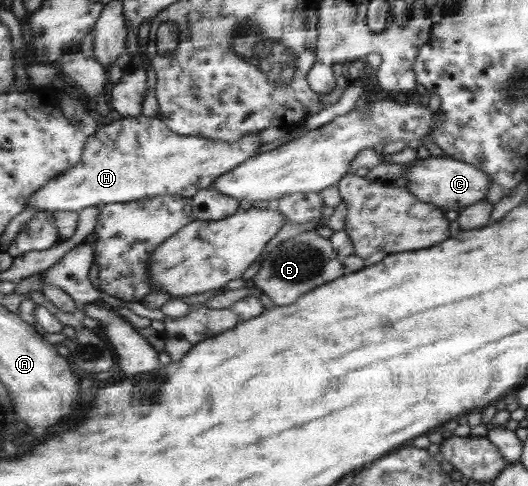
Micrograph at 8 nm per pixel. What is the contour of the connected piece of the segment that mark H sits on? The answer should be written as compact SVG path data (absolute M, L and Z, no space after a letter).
M142 114L137 117L127 117L115 123L101 124L96 135L90 137L82 162L39 190L26 209L81 212L89 206L103 207L112 203L140 201L141 198L157 197L158 195L182 195L192 198L198 190L210 187L218 178L267 148L270 147L262 144L259 133L246 134L238 142L222 142L222 140L212 138L178 134L176 131L170 130L165 125L165 121L158 116L148 117Z

